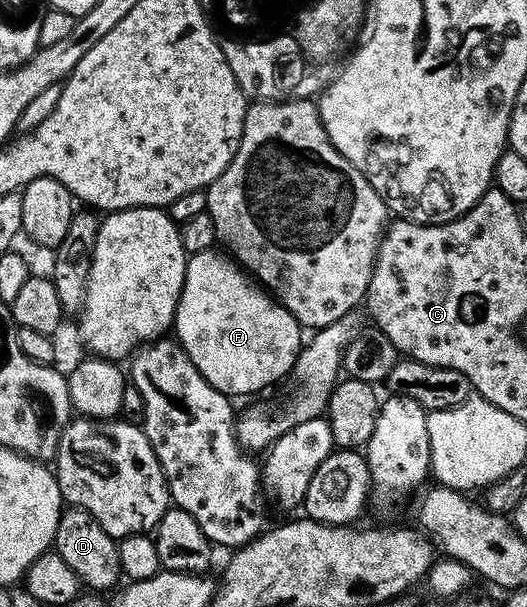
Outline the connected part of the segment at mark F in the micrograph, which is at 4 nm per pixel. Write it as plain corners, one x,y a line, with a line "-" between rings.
219,250
196,252
188,255
187,269
185,270
185,278
183,279
183,289
179,295
179,305
175,311
173,336
177,343
183,347
185,354
189,354
193,366
197,366
197,370
200,374
205,377
218,392
223,392
229,398
236,398
235,396
251,396
254,392
259,392
262,388
267,388
270,384
277,383
286,372
288,375
295,367
295,359
299,357
299,349
301,347
299,332
301,333
301,326
293,318
293,314
289,314
289,310
285,310
274,296
264,291
244,269
240,268
239,265
235,263
230,255
224,254

